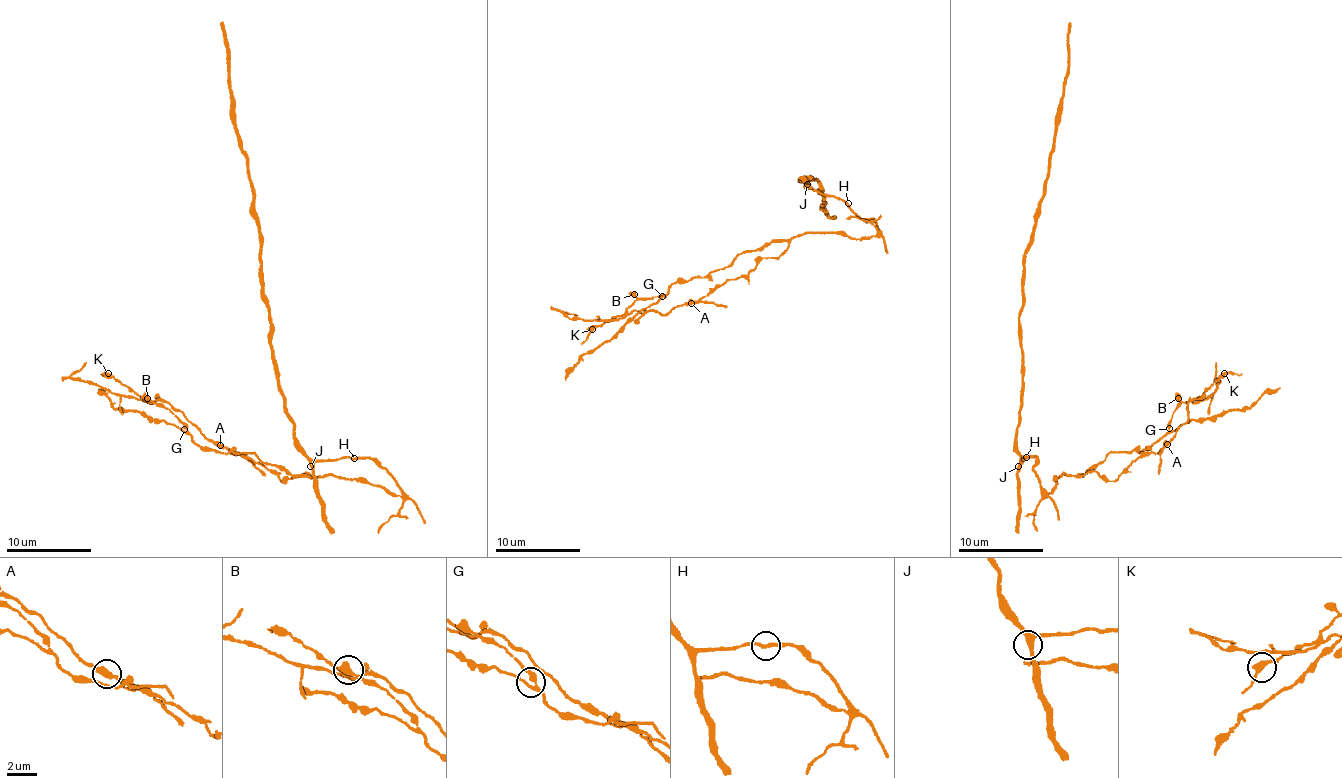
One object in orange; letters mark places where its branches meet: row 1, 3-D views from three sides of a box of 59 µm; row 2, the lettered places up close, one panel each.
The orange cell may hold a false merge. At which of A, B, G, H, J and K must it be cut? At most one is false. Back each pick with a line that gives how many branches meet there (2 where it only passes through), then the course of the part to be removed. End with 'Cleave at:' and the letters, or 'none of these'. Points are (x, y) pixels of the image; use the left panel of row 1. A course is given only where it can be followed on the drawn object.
A: 2 | (221, 446), (209, 442), (166, 402), (128, 398), (80, 381), (72, 375), (85, 362)
Cleave at: A

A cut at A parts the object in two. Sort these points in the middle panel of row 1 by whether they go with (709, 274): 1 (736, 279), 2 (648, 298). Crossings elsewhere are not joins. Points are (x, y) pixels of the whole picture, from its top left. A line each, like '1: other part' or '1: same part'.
1: same part
2: same part

